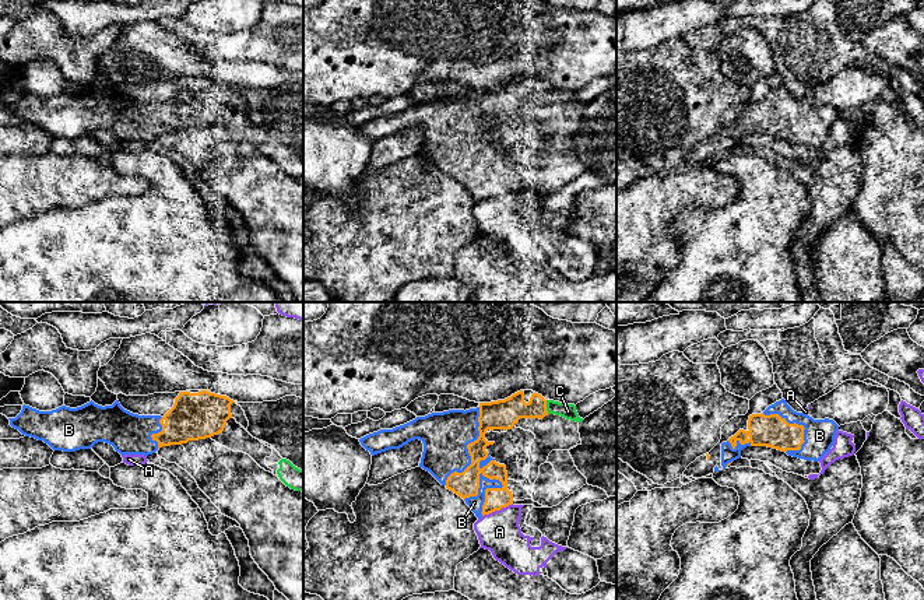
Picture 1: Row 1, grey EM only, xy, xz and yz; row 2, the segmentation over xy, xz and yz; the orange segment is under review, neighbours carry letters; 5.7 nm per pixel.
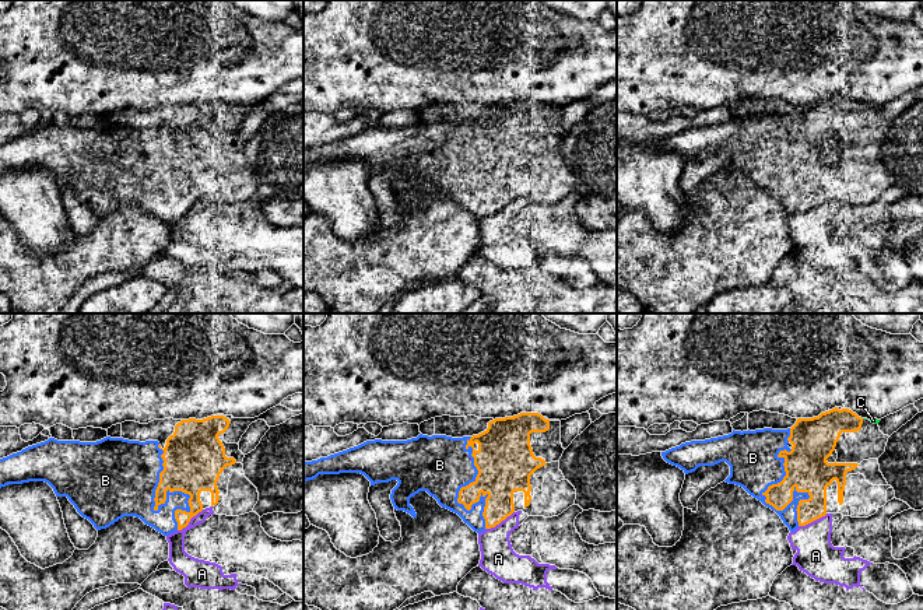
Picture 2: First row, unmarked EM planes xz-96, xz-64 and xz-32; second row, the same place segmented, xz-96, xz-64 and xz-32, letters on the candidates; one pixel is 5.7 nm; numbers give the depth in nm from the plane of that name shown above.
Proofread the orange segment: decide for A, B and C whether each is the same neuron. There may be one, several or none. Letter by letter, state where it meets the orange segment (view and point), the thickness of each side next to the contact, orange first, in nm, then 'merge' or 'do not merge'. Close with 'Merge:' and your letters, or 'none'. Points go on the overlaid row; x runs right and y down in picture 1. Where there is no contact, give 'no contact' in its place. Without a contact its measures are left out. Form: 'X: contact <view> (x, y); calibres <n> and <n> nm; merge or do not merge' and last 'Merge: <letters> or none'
A: contact xz (496, 509); calibres 150 and 240 nm; do not merge
B: contact xz (492, 488); calibres 150 and 80 nm; merge
C: contact xz (545, 407); calibres 170 and 90 nm; merge
Merge: B, C

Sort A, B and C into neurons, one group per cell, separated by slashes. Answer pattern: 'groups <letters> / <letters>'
groups A / B C

